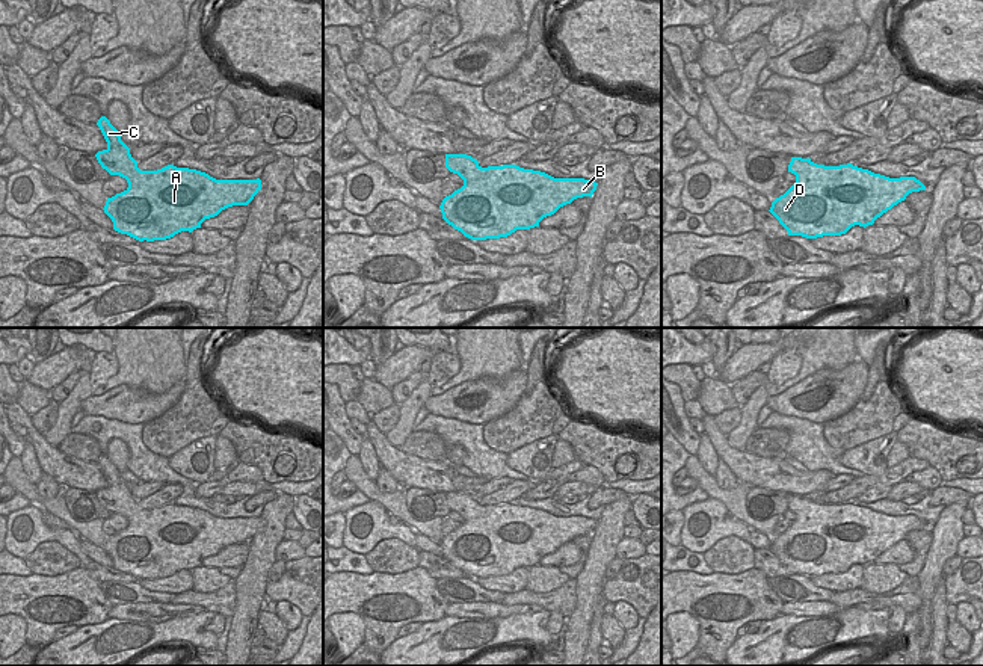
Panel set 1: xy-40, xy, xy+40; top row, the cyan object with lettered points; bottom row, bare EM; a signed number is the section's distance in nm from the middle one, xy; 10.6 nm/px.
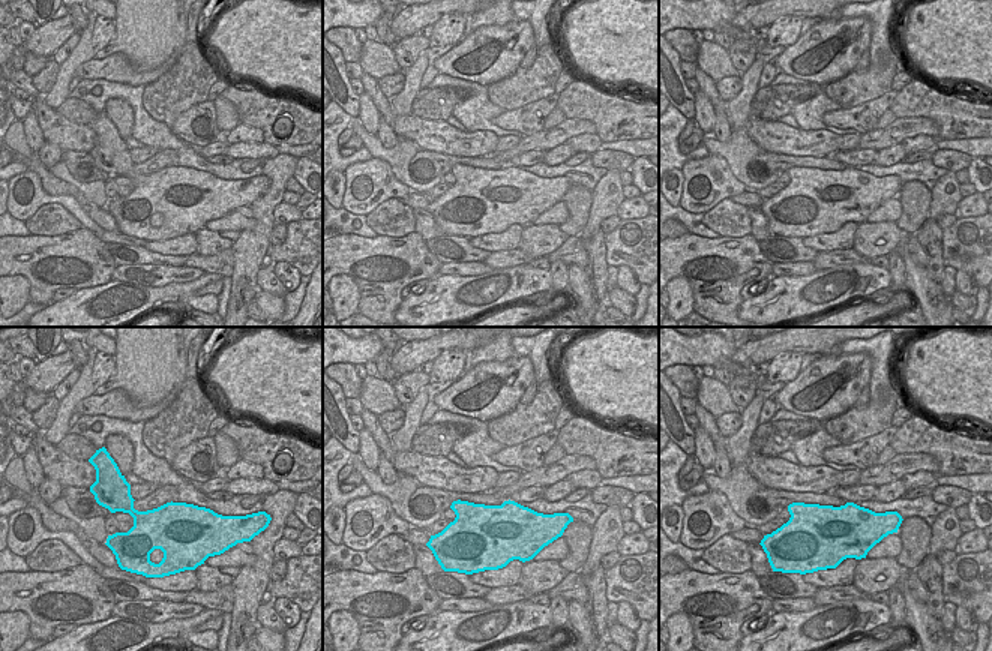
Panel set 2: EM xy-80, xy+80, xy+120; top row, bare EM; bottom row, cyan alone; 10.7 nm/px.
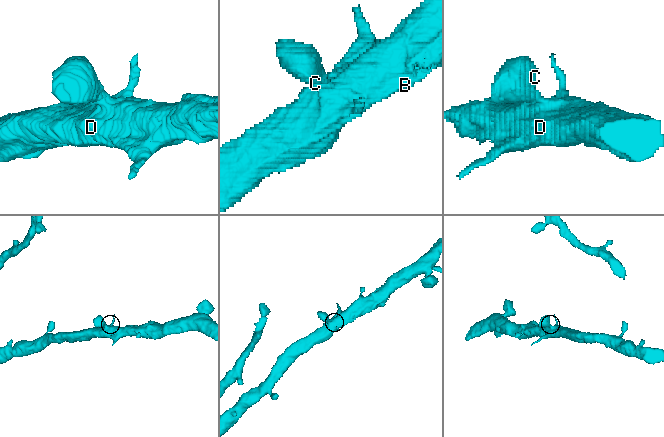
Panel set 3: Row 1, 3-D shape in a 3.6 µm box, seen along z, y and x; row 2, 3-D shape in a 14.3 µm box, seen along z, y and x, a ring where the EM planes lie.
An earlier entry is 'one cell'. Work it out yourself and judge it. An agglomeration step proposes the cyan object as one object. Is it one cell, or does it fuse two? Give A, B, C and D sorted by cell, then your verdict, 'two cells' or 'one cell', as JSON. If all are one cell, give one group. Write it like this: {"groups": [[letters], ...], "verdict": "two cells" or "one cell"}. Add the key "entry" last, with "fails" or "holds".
{"groups": [["A", "B", "C", "D"]], "verdict": "one cell", "entry": "holds"}

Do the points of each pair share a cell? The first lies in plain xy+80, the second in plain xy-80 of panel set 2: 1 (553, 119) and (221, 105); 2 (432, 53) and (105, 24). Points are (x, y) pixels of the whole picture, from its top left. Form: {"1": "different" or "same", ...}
{"1": "same", "2": "different"}

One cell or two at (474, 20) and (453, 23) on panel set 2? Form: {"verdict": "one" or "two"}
{"verdict": "two"}

